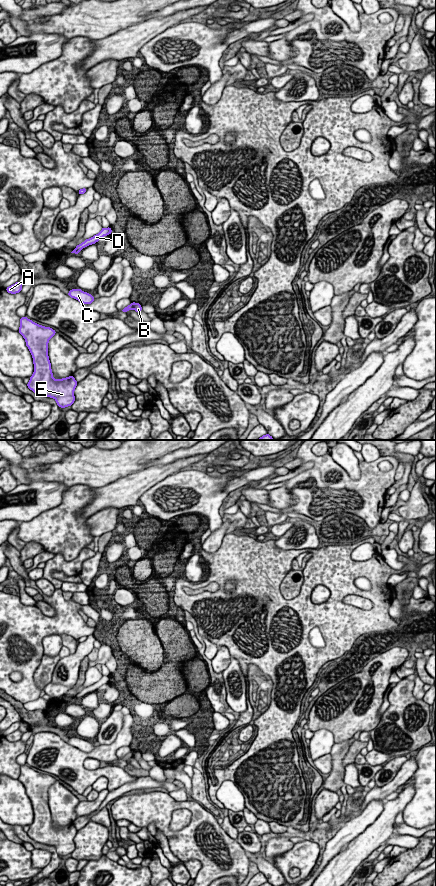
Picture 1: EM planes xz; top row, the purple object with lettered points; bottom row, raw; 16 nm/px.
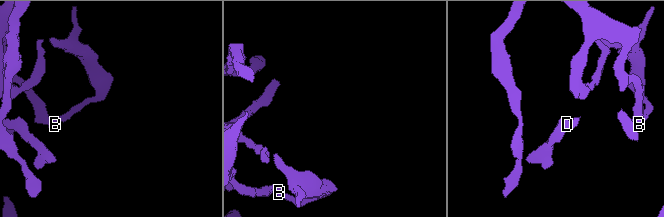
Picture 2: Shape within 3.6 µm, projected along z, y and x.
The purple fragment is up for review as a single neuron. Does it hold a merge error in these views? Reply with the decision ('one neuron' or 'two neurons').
two neurons

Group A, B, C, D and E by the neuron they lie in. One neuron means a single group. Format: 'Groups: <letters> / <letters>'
Groups: A C D E / B

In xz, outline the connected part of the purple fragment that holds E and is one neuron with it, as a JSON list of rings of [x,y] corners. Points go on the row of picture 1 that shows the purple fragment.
[[[21,317],[18,332],[24,337],[33,358],[34,372],[27,383],[28,388],[36,394],[54,398],[61,408],[71,406],[75,401],[74,390],[78,382],[73,375],[54,379],[48,356],[48,342],[56,331]]]

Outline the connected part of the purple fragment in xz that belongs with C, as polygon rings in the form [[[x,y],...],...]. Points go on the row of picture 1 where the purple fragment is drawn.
[[[71,289],[67,295],[87,305],[91,304],[95,300],[91,294],[88,294],[81,289]]]

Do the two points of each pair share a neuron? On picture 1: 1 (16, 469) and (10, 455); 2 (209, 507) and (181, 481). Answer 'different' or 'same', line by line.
1: same
2: same

